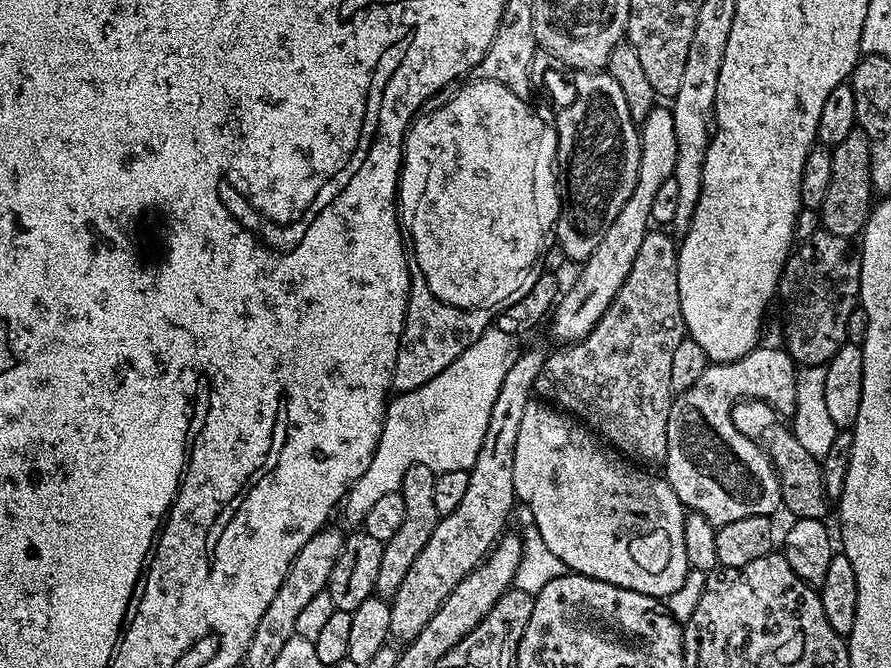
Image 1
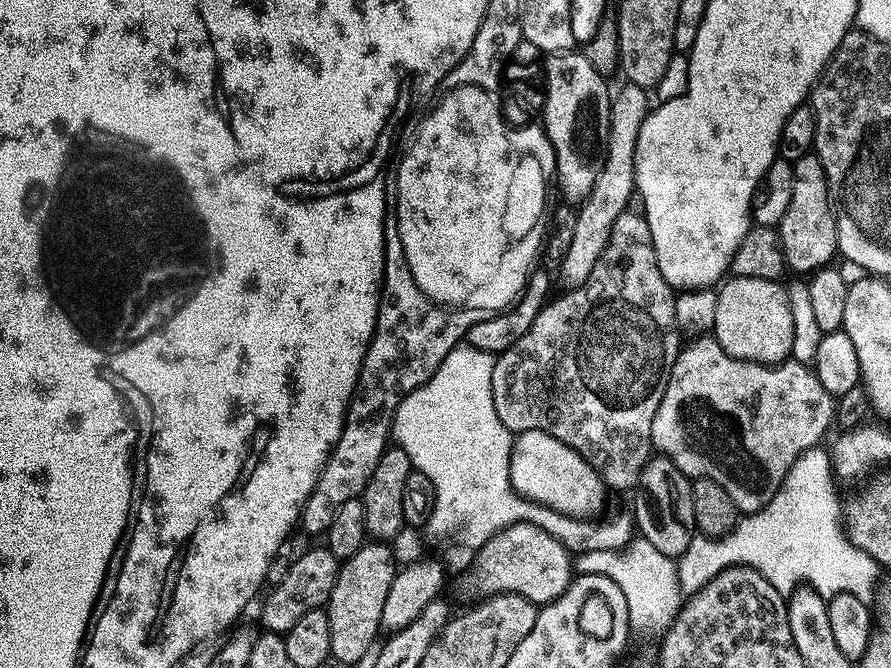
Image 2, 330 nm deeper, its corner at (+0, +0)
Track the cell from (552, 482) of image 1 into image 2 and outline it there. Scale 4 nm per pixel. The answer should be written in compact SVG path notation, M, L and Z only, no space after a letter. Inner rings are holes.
M526 430L513 439L510 474L512 487L527 500L568 515L588 513L586 511L594 509L606 493L604 481L578 450L542 430Z

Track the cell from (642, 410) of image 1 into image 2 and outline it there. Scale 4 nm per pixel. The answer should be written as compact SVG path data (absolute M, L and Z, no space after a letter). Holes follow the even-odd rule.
M634 210L623 212L618 216L618 221L614 222L610 242L606 246L606 250L602 250L602 258L598 258L594 270L590 270L588 283L568 290L572 292L566 293L564 298L549 299L538 314L538 318L534 318L534 326L530 326L530 330L526 330L526 334L522 334L522 338L518 338L516 348L511 352L502 352L496 356L494 378L492 379L494 410L498 410L498 418L502 422L502 426L509 428L513 434L519 434L526 430L542 430L546 434L566 442L566 446L578 450L578 454L582 454L582 458L586 458L588 465L599 474L609 489L635 489L639 485L642 470L647 466L654 452L652 447L654 414L658 414L658 406L662 402L665 389L668 386L672 366L682 347L682 333L677 326L675 308L677 293L668 285L666 278L662 278L662 270L658 270L658 258L654 250L649 224L641 213L634 212Z

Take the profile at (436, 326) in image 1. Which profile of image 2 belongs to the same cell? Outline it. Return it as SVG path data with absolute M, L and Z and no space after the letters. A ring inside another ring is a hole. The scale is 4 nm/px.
M384 288L388 296L380 293L380 313L376 319L376 329L380 331L380 356L376 356L376 344L368 343L368 352L364 355L364 365L360 371L360 380L356 384L356 395L348 404L348 413L344 415L344 429L338 442L332 448L326 466L316 483L316 489L308 496L304 508L300 512L299 527L304 527L308 536L323 537L332 524L336 512L344 505L351 505L363 493L366 482L370 482L370 474L374 474L374 466L378 466L378 458L382 458L385 448L390 444L392 419L401 399L412 393L415 388L422 387L429 378L442 366L446 354L454 350L456 345L467 337L470 326L482 322L492 315L480 312L474 306L474 312L468 308L448 308L448 312L438 312L436 304L430 304L428 290L415 288Z

